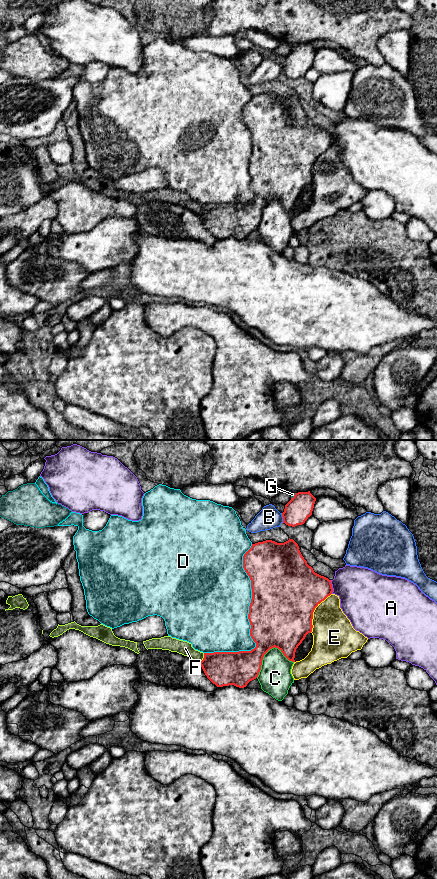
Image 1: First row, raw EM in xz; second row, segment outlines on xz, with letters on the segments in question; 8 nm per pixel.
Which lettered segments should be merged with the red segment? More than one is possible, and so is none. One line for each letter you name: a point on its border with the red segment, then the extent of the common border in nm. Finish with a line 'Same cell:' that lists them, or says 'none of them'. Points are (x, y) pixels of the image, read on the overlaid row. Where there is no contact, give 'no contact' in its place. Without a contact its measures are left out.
Same cell: none of them

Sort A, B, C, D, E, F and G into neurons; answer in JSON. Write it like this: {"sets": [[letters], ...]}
{"sets": [["A"], ["B"], ["C"], ["D"], ["E"], ["F"], ["G"]]}

